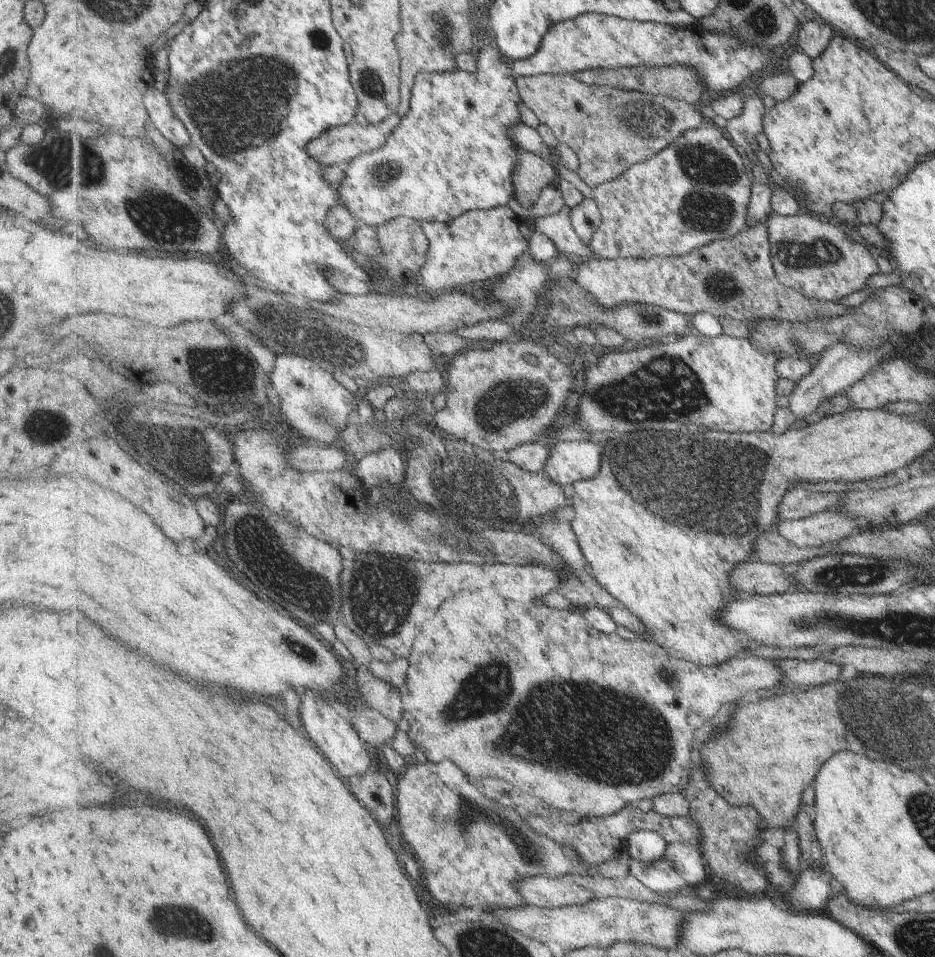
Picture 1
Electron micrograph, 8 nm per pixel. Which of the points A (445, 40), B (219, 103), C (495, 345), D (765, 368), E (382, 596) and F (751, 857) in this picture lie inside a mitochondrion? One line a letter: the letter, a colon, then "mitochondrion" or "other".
A: other
B: mitochondrion
C: other
D: other
E: mitochondrion
F: other

